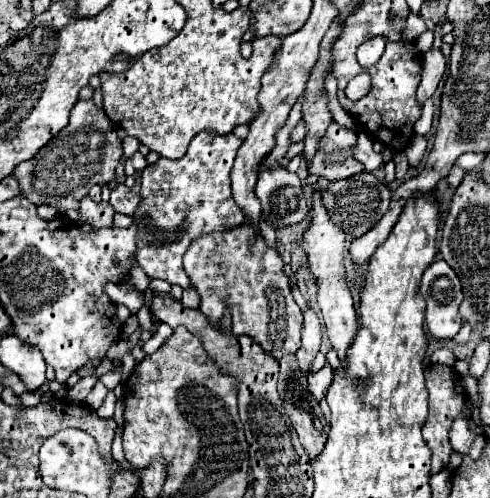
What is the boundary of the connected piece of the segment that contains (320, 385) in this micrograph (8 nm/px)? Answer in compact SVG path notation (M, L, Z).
M324 365L320 371L308 375L308 389L312 391L312 395L316 399L322 399L322 395L326 395L326 391L328 391L332 379L334 379L332 367L330 365Z

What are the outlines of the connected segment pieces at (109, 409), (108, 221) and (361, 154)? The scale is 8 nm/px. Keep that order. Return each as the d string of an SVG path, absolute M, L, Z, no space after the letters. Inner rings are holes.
M110 391L108 397L104 399L104 403L98 409L98 417L100 419L112 419L114 417L114 405L116 405L116 395Z
M86 195L82 199L80 207L78 207L78 213L80 213L82 223L90 223L92 229L102 229L113 226L116 211L114 211L114 207L110 203L100 203L98 205Z
M358 131L354 159L360 161L366 167L368 173L374 171L374 169L378 169L382 165L382 155L372 149L372 139L370 139L370 135L366 131Z

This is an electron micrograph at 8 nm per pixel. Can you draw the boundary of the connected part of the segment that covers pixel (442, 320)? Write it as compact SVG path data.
M434 261L422 277L422 295L426 299L426 325L432 337L452 339L462 327L460 303L464 299L458 275L446 261Z

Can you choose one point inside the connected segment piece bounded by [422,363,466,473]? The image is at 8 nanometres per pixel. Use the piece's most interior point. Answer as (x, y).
(446, 404)

